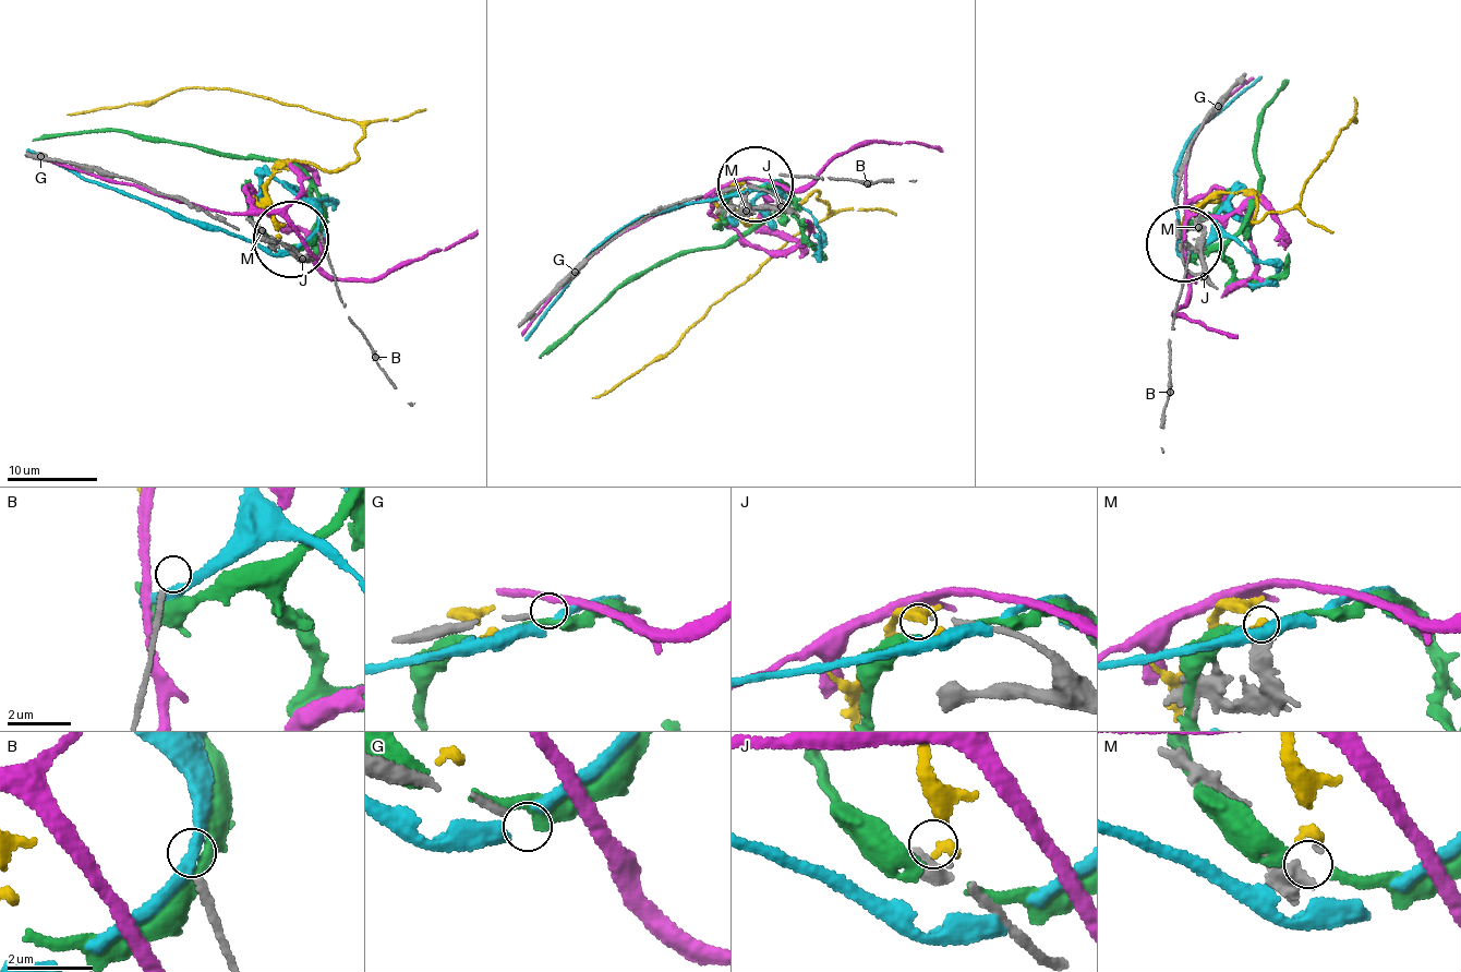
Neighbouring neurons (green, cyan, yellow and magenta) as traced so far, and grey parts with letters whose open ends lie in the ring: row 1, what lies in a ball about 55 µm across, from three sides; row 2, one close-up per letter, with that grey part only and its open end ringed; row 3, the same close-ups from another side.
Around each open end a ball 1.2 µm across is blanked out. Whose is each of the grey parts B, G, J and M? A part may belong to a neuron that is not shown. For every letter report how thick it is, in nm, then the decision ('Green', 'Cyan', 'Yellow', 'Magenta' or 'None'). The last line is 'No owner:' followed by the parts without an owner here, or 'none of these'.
B: Thickness 180 nm. None
G: Thickness 160 nm. None
J: Thickness 40 nm. None
M: Thickness 480 nm. Yellow
No owner: B, G, J

